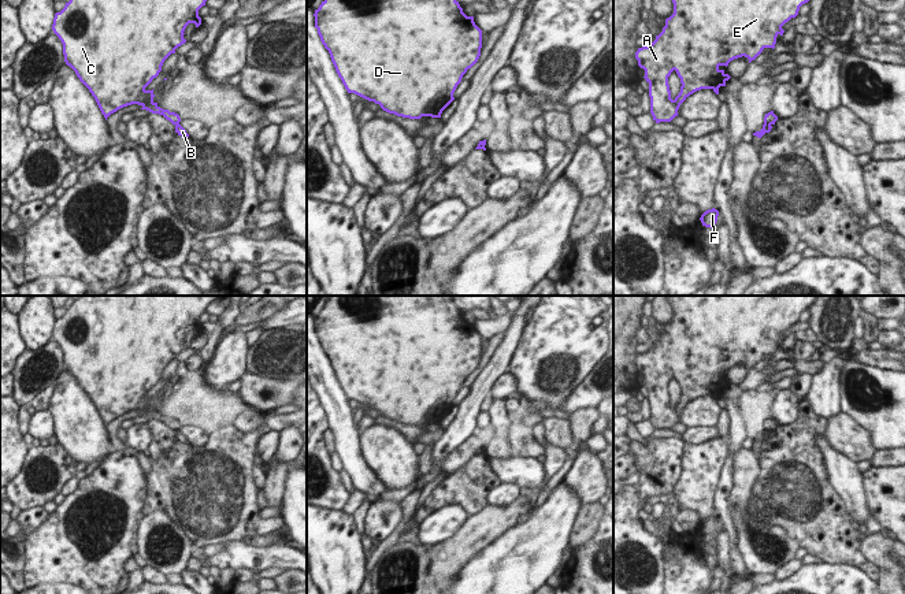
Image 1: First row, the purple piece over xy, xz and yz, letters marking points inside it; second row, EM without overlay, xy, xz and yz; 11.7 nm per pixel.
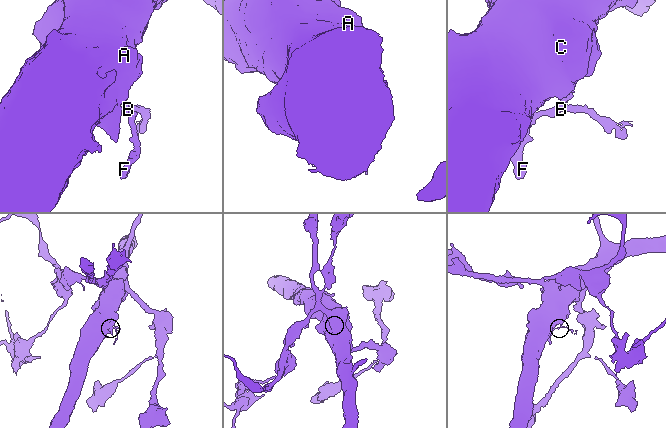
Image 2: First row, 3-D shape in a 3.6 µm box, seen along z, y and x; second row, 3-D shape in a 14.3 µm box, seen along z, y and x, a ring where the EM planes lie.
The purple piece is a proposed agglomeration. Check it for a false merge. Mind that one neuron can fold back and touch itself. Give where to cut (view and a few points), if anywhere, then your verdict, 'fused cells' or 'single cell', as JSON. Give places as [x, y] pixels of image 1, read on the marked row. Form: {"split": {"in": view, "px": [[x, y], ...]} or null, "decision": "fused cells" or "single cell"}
{"split": {"in": "yz", "px": [[764, 122], [770, 125]]}, "decision": "fused cells"}

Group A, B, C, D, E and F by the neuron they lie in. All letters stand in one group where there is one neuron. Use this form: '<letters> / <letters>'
A C D E / B F

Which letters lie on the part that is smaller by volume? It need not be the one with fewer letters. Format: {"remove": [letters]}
{"remove": ["B", "F"]}

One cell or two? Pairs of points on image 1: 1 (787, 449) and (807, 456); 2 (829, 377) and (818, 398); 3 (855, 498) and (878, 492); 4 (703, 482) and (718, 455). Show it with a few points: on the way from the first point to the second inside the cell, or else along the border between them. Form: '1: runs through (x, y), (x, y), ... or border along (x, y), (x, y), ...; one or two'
1: runs through (792, 453), (802, 456); one
2: runs through (826, 382), (823, 393); one
3: border along (860, 472), (865, 505), (871, 515); two
4: runs through (703, 475), (703, 470), (711, 461); one

